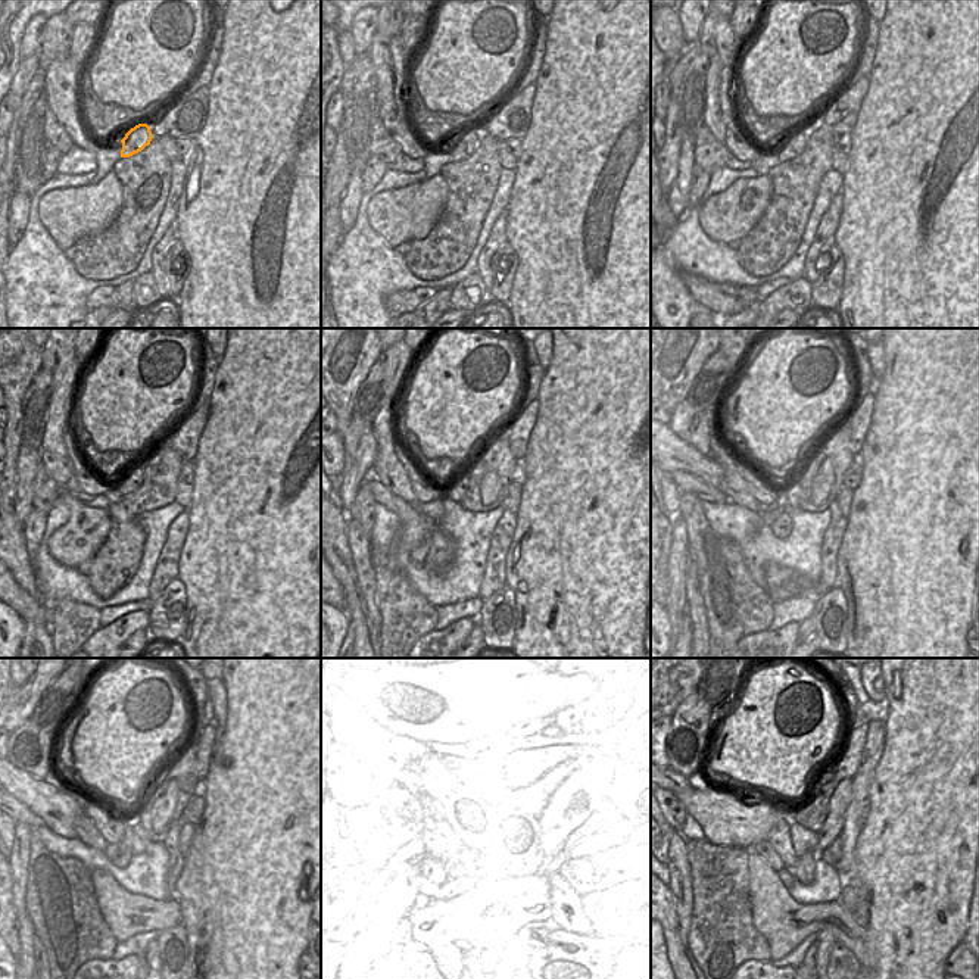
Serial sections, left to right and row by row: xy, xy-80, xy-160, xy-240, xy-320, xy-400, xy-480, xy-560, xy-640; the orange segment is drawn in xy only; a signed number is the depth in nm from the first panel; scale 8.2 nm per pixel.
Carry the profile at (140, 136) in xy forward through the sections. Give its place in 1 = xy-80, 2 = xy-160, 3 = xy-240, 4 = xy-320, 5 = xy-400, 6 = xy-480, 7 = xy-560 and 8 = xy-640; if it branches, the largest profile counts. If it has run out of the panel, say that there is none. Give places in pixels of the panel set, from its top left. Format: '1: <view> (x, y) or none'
1: xy-80 (467, 142)
2: xy-160 (794, 145)
3: xy-240 (134, 479)
4: xy-320 (457, 490)
5: xy-400 (792, 488)
6: xy-480 (139, 831)
7: xy-560 (476, 854)
8: xy-640 (804, 872)

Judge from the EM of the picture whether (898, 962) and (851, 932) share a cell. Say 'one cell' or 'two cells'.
two cells

